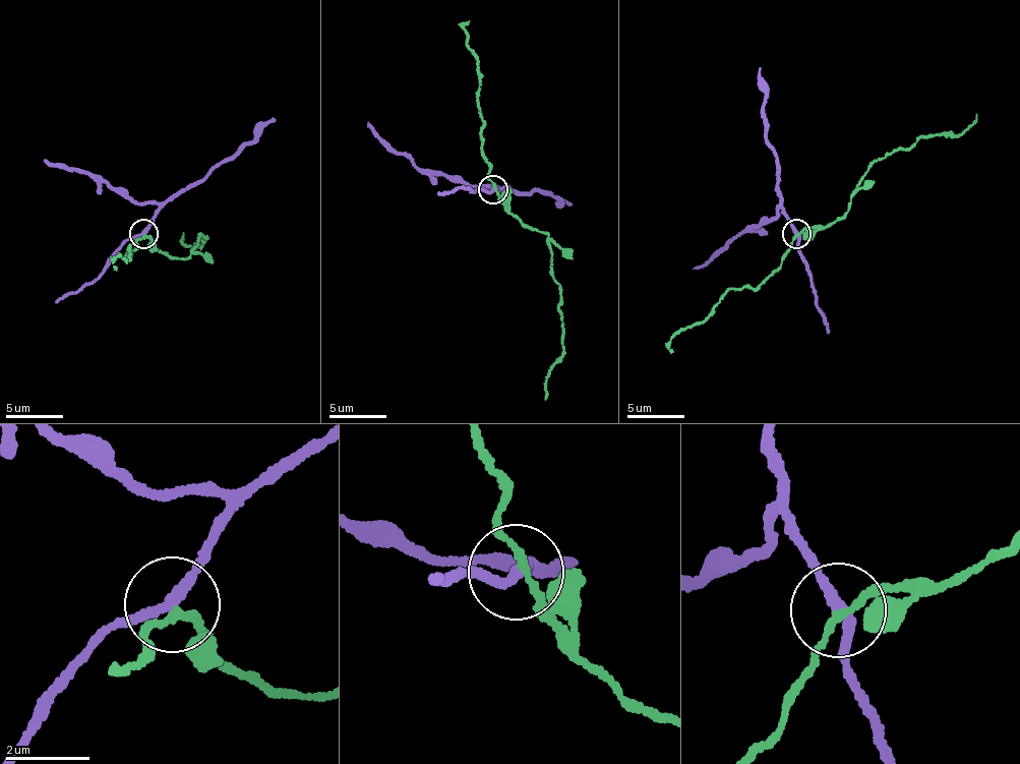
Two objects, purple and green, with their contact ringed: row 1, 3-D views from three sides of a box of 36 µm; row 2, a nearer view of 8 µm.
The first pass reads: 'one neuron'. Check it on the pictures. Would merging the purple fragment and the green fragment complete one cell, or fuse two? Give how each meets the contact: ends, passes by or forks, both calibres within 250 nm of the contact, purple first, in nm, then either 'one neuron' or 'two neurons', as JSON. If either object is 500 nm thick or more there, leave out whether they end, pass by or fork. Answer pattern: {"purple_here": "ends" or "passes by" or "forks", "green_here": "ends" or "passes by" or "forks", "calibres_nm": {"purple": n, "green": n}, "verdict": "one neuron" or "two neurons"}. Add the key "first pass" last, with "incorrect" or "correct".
{"purple_here": "passes by", "green_here": "passes by", "calibres_nm": {"purple": 240, "green": 160}, "verdict": "two neurons", "first pass": "incorrect"}

